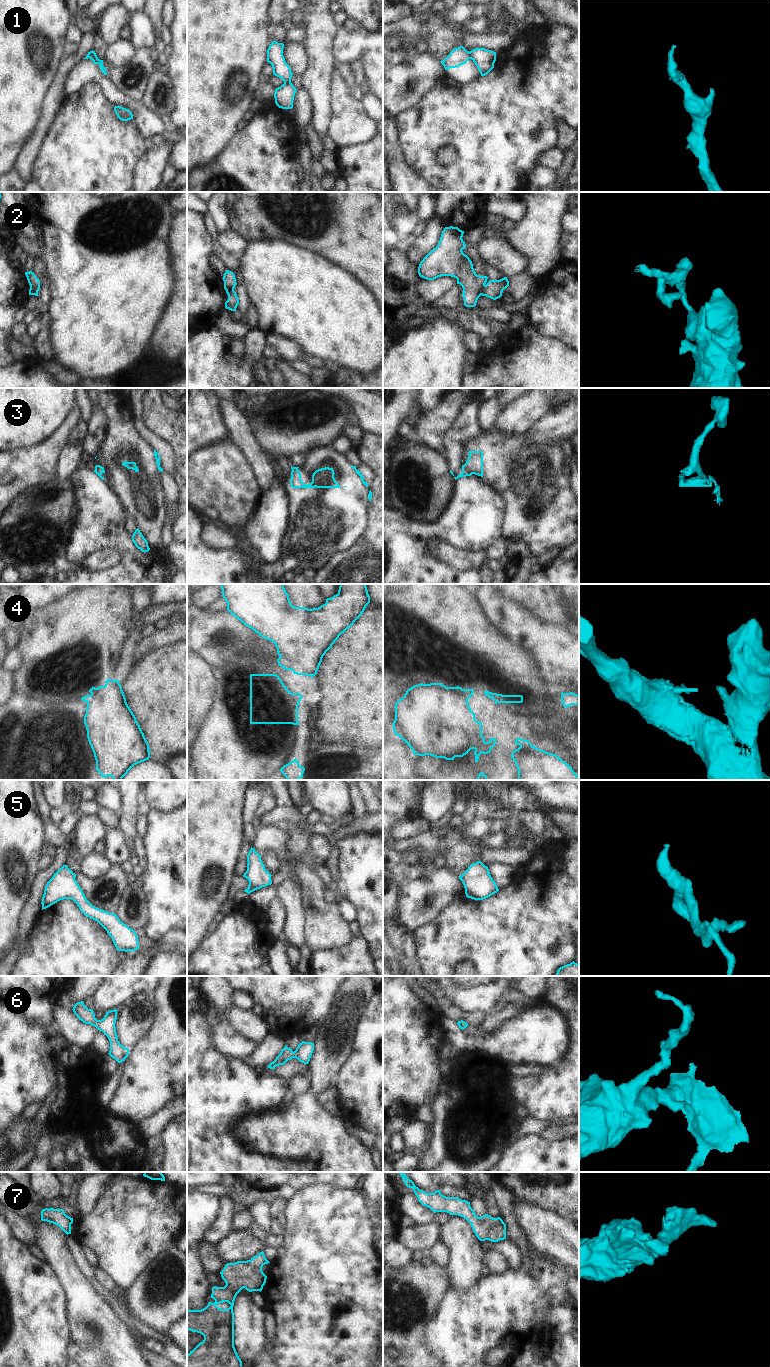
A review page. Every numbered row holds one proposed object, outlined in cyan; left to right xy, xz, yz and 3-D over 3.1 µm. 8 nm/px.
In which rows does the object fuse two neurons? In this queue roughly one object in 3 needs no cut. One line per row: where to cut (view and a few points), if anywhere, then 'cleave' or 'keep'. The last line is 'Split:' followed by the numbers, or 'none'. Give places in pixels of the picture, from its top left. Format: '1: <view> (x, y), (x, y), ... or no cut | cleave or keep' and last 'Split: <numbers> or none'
1: xy (87, 54), (91, 54), (99, 63) | cleave
2: yz (484, 284), (480, 294) | cleave
3: yz (463, 465), (472, 473) | cleave
4: xy (94, 692), (92, 702), (87, 703) | cleave
5: no cut | keep
6: no cut | keep
7: no cut | keep
Split: 1, 2, 3, 4

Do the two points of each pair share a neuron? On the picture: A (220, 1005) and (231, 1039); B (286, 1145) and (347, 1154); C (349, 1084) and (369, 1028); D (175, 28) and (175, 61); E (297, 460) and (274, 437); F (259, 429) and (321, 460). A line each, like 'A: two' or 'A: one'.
A: one
B: one
C: one
D: one
E: two
F: two

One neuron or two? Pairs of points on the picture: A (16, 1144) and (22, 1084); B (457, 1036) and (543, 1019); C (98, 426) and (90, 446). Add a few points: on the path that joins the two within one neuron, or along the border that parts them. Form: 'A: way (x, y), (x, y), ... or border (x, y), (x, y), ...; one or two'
A: way (12, 1129), (10, 1127), (10, 1099); one
B: way (478, 1042), (522, 1040); one
C: way (95, 431), (92, 441); one

